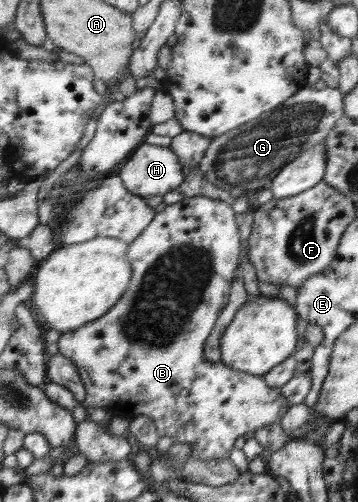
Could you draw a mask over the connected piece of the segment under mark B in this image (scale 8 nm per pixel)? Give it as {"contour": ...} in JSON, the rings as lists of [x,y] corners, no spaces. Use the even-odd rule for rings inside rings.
{"contour":[[[205,196],[184,197],[183,200],[174,204],[167,205],[163,211],[157,213],[139,236],[129,243],[129,258],[133,258],[133,266],[137,266],[137,270],[133,272],[133,286],[129,286],[129,290],[125,292],[125,298],[121,298],[121,302],[117,302],[117,306],[113,306],[113,310],[97,321],[89,322],[87,325],[81,326],[69,332],[62,333],[58,339],[59,353],[62,356],[69,357],[74,360],[81,380],[85,387],[85,400],[83,407],[102,408],[110,412],[110,415],[127,416],[130,420],[137,416],[147,416],[153,424],[157,434],[161,436],[169,436],[175,444],[191,444],[191,453],[197,460],[221,460],[227,458],[227,454],[233,448],[233,442],[241,436],[245,436],[247,432],[255,432],[257,429],[265,428],[272,425],[273,422],[279,422],[283,414],[292,405],[281,390],[277,387],[270,387],[261,375],[249,374],[240,370],[209,370],[209,364],[205,362],[204,352],[206,350],[205,340],[209,336],[209,332],[215,328],[216,322],[219,320],[220,314],[223,313],[224,307],[227,306],[230,297],[231,280],[235,274],[235,268],[239,266],[239,254],[241,254],[241,244],[239,244],[239,226],[235,222],[235,212],[229,204],[225,204],[222,200],[213,200],[213,198]]]}

